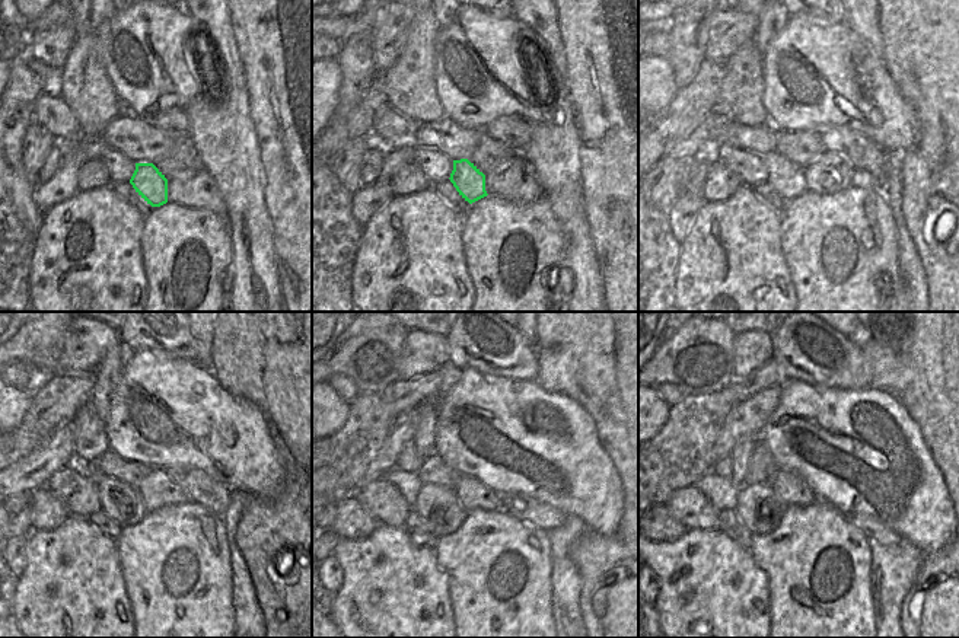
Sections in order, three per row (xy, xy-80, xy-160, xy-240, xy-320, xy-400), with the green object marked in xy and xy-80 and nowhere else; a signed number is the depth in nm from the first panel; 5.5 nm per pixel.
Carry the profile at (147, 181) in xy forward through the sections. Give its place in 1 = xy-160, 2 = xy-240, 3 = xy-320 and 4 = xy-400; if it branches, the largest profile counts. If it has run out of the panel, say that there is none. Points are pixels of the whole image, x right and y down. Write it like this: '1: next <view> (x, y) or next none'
1: next xy-160 (783, 175)
2: next xy-240 (126, 503)
3: next xy-320 (459, 513)
4: next xy-400 (773, 514)

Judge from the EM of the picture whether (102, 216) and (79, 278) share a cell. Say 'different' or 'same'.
same

